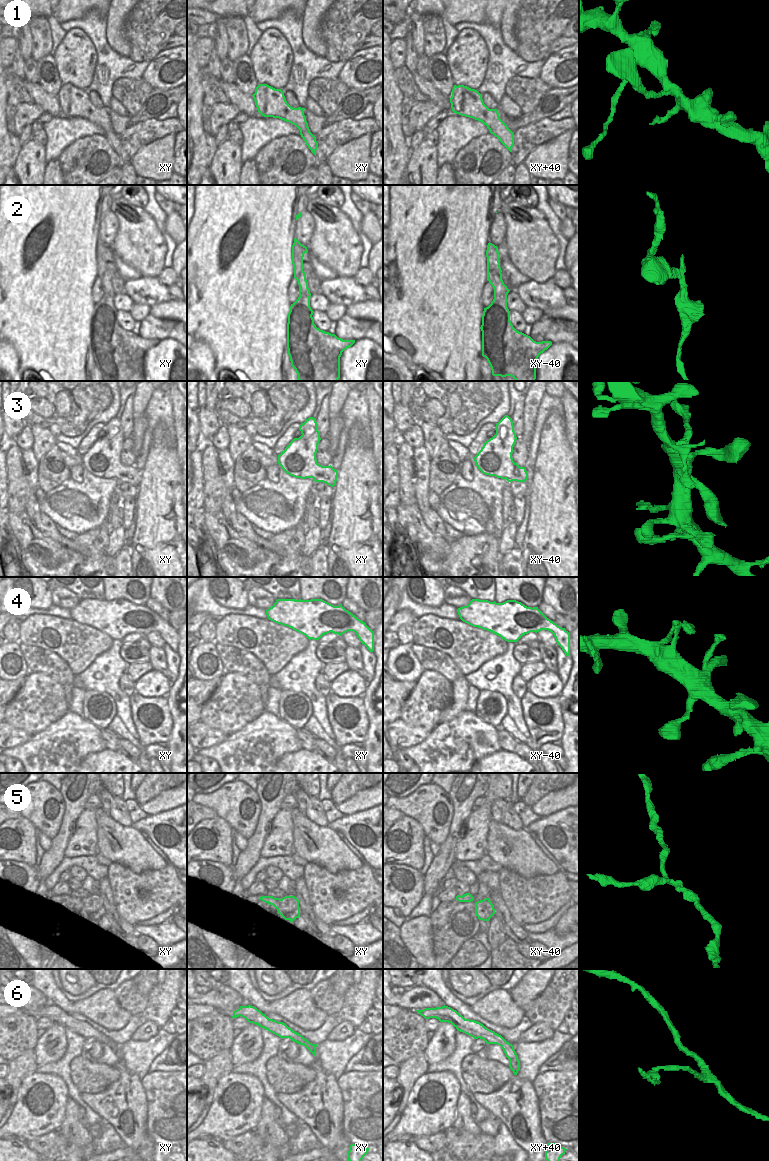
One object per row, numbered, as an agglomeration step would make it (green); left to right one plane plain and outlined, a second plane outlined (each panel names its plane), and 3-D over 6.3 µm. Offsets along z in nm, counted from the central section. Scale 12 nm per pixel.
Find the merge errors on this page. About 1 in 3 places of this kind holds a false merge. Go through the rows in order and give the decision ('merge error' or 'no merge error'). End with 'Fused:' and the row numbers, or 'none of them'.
1: no merge error
2: merge error
3: no merge error
4: no merge error
5: merge error
6: no merge error
Fused: 2, 5

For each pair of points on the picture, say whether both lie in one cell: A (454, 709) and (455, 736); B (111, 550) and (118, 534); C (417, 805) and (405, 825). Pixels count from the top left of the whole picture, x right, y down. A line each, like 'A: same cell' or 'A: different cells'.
A: different cells
B: same cell
C: different cells

